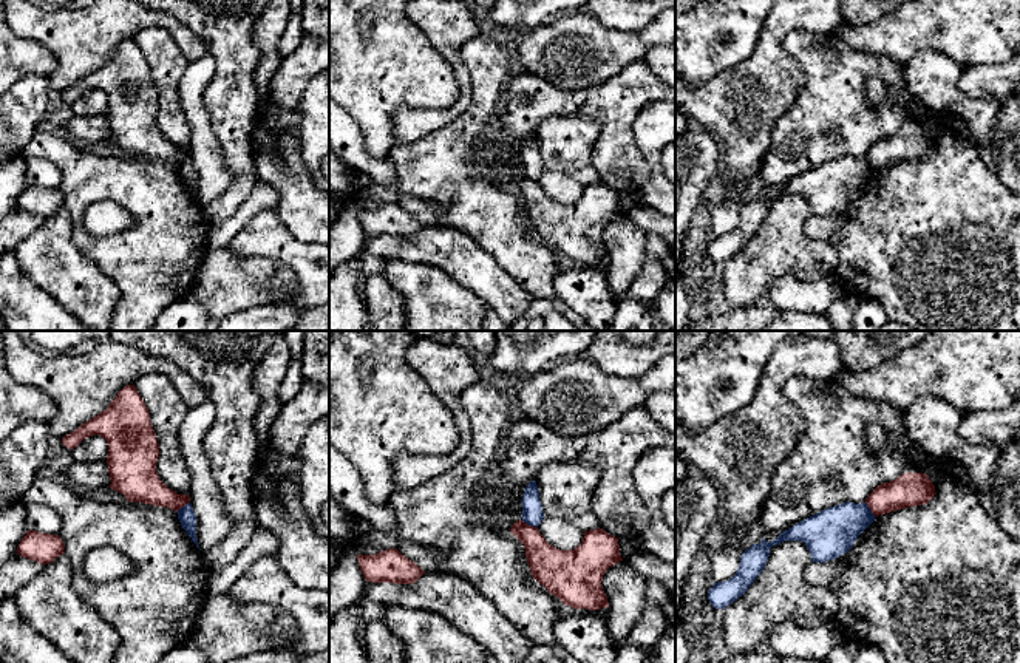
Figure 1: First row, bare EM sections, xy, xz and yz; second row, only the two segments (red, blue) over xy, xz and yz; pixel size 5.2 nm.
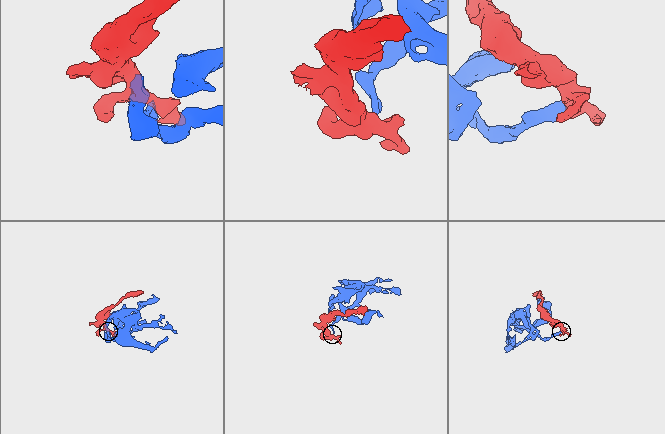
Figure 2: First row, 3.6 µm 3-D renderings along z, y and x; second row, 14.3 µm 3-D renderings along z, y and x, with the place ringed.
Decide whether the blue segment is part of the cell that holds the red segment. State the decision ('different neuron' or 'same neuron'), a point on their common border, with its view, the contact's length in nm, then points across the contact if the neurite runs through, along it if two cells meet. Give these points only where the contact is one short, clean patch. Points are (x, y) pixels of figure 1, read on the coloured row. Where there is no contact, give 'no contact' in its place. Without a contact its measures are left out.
same neuron | xz (530, 526) | 90 nm | across xz (552, 567), (538, 552), (530, 526), (532, 509)

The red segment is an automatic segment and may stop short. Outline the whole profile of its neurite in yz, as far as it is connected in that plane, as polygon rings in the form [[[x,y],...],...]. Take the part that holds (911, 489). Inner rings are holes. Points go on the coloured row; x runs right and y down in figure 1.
[[[909,471],[878,485],[862,504],[844,502],[825,508],[782,532],[771,542],[763,538],[760,544],[746,549],[736,575],[728,581],[714,583],[708,600],[712,607],[725,609],[742,597],[765,569],[773,546],[802,541],[813,563],[825,563],[847,553],[876,516],[927,504],[933,496],[935,485],[929,476]]]

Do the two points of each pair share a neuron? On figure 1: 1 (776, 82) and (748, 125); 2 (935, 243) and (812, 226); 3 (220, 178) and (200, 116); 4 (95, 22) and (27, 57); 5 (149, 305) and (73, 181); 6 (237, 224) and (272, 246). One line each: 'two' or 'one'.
1: one
2: one
3: one
4: two
5: one
6: two

